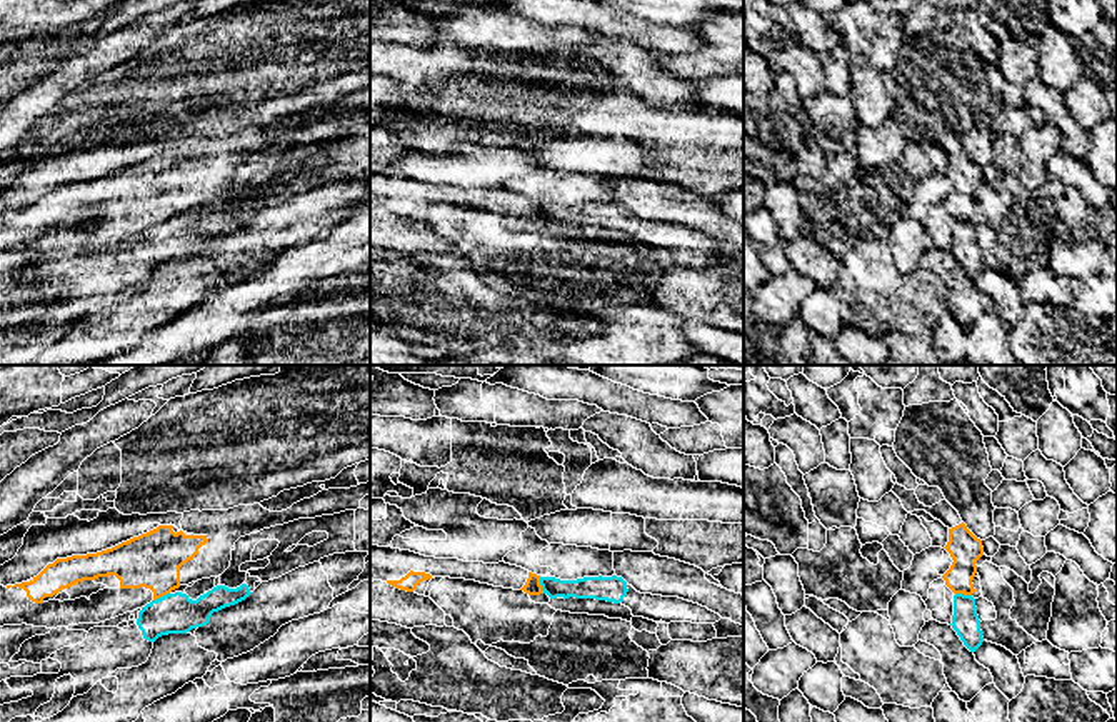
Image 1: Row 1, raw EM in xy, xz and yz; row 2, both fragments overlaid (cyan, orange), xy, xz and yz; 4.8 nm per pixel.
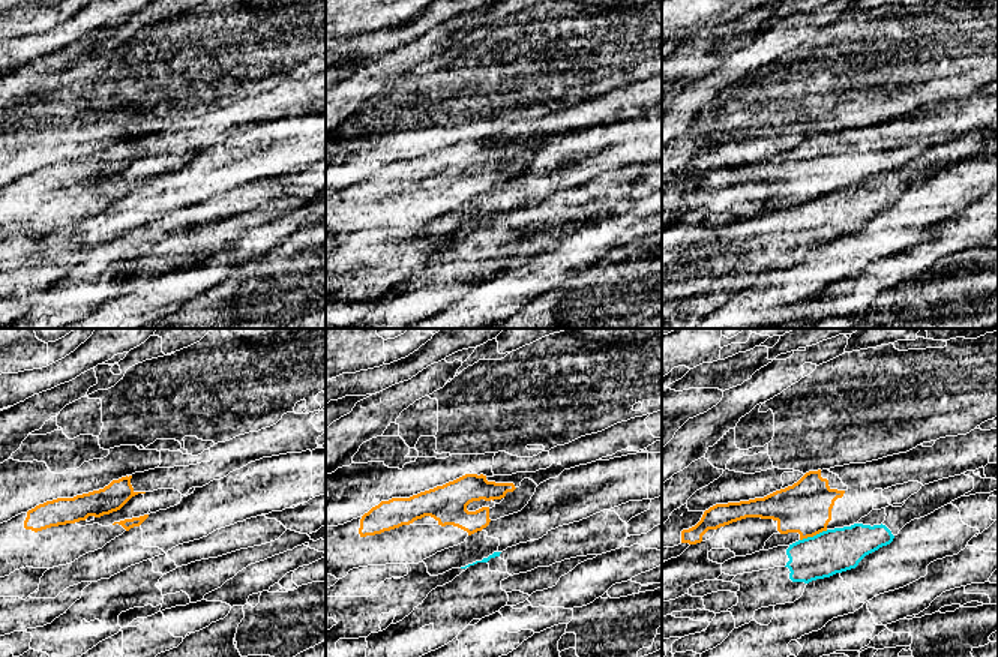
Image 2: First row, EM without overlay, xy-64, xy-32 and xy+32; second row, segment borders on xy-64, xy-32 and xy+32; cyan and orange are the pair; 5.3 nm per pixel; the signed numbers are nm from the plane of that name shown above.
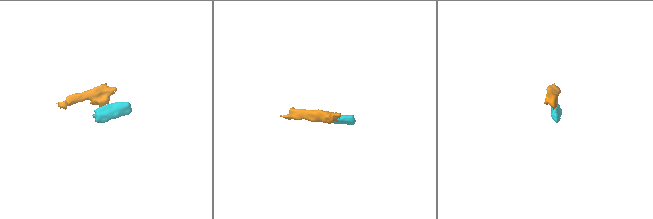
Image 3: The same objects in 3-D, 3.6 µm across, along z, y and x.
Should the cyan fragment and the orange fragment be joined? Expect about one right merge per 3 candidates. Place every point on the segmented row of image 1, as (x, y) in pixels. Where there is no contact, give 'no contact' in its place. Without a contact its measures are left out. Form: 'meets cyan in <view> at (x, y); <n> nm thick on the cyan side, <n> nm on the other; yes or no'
meets cyan in xy at (160, 597); 190 nm thick on the cyan side, 260 nm on the other; yes

